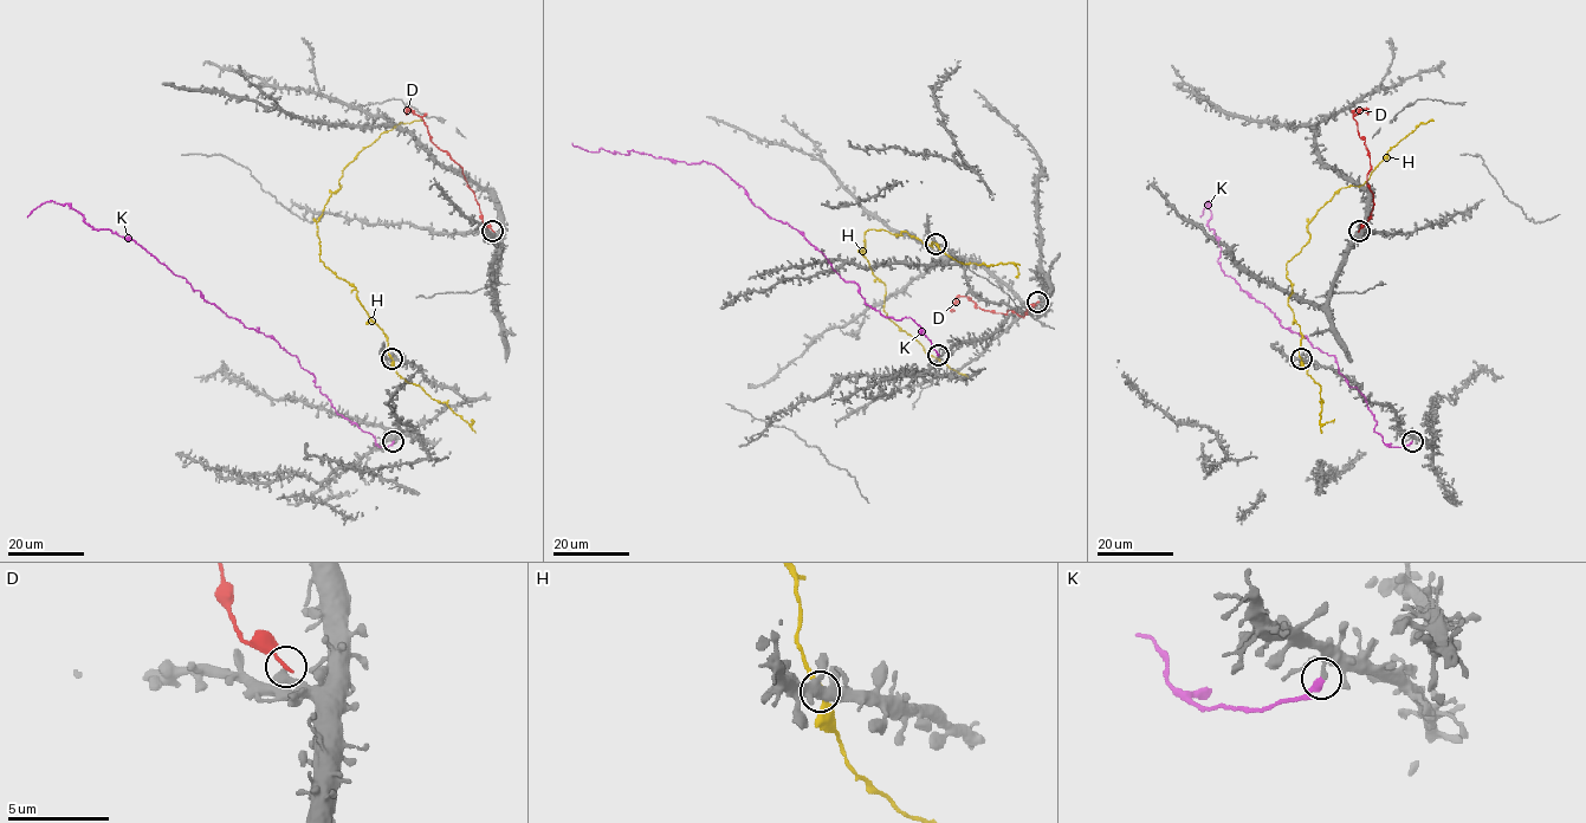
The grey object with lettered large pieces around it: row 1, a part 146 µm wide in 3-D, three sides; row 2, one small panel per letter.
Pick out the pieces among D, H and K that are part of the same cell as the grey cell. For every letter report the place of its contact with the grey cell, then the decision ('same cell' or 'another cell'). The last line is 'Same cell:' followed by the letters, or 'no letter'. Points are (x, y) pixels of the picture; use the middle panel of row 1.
D: meets grey at (1037, 302); another cell
H: meets grey at (936, 244); another cell
K: meets grey at (938, 355); another cell
Same cell: no letter

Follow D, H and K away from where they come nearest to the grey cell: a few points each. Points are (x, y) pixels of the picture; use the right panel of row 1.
D: (1359, 231), (1367, 220), (1373, 195), (1366, 183), (1370, 155), (1359, 136), (1353, 111), (1361, 109), (1367, 115)
H: (1301, 358), (1286, 267), (1309, 238), (1307, 222), (1341, 188), (1361, 186), (1421, 123), (1434, 121)
K: (1411, 441), (1387, 446), (1337, 358), (1286, 329), (1227, 276), (1208, 222), (1209, 201), (1199, 216)

